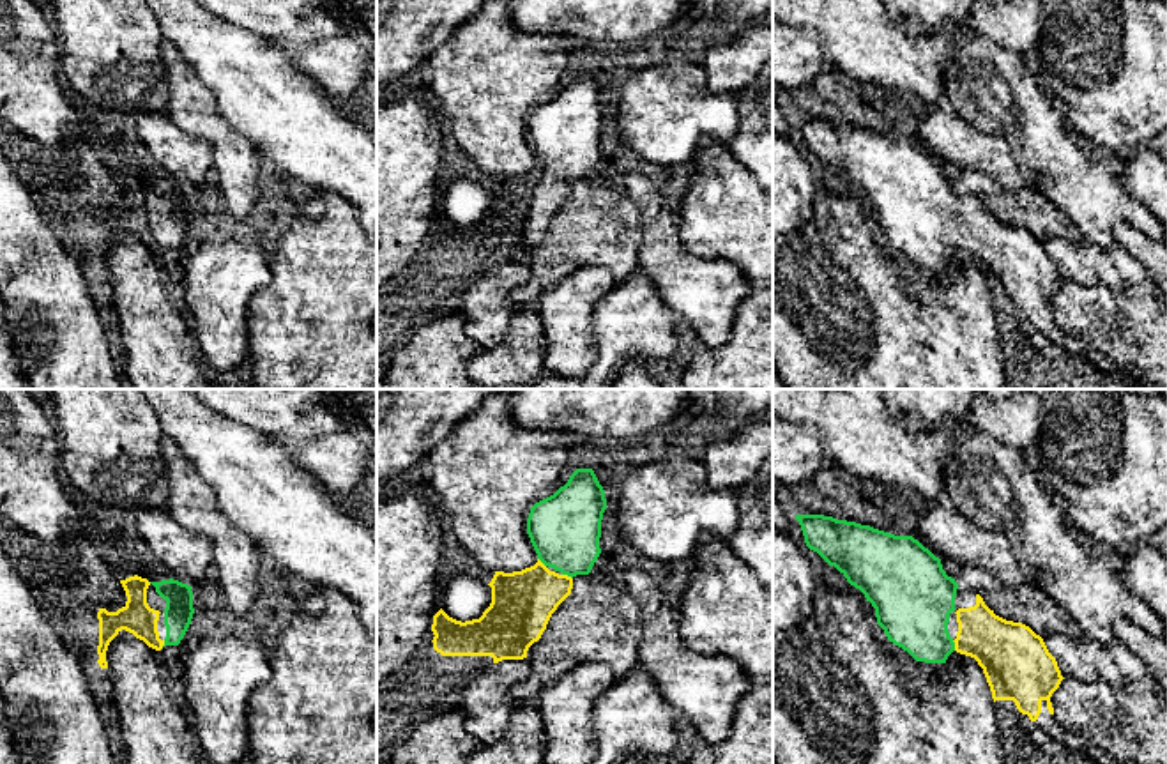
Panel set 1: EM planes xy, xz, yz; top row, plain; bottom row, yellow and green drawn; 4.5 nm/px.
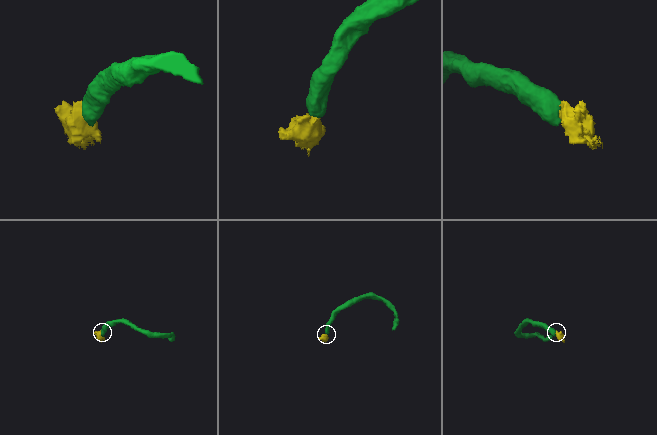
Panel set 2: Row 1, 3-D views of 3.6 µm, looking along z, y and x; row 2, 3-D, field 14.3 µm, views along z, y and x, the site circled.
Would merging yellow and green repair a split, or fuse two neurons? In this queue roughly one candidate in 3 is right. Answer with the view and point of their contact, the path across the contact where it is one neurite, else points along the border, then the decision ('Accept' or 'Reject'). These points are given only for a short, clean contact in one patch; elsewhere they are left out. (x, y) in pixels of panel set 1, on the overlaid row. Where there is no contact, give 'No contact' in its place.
Touches yellow at xz (566, 575). Path across: xz (522, 602), (566, 575), (564, 529). Accept

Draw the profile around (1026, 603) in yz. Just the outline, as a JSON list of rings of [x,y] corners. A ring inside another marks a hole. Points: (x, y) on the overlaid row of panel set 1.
[[[960,566],[955,582],[980,594],[995,615],[1022,623],[1041,638],[1052,633],[1072,640],[1080,637],[1072,617],[1031,582],[1004,585],[995,575],[980,566]]]

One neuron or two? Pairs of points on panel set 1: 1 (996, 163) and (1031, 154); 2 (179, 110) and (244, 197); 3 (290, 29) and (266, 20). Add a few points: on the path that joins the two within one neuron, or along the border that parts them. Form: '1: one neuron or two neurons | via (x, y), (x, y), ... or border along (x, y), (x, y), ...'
1: two neurons | border along (983, 131), (998, 135), (1008, 145), (1029, 184)
2: one neuron | via (204, 124), (232, 152), (237, 172)
3: one neuron | via (285, 23), (271, 20)

